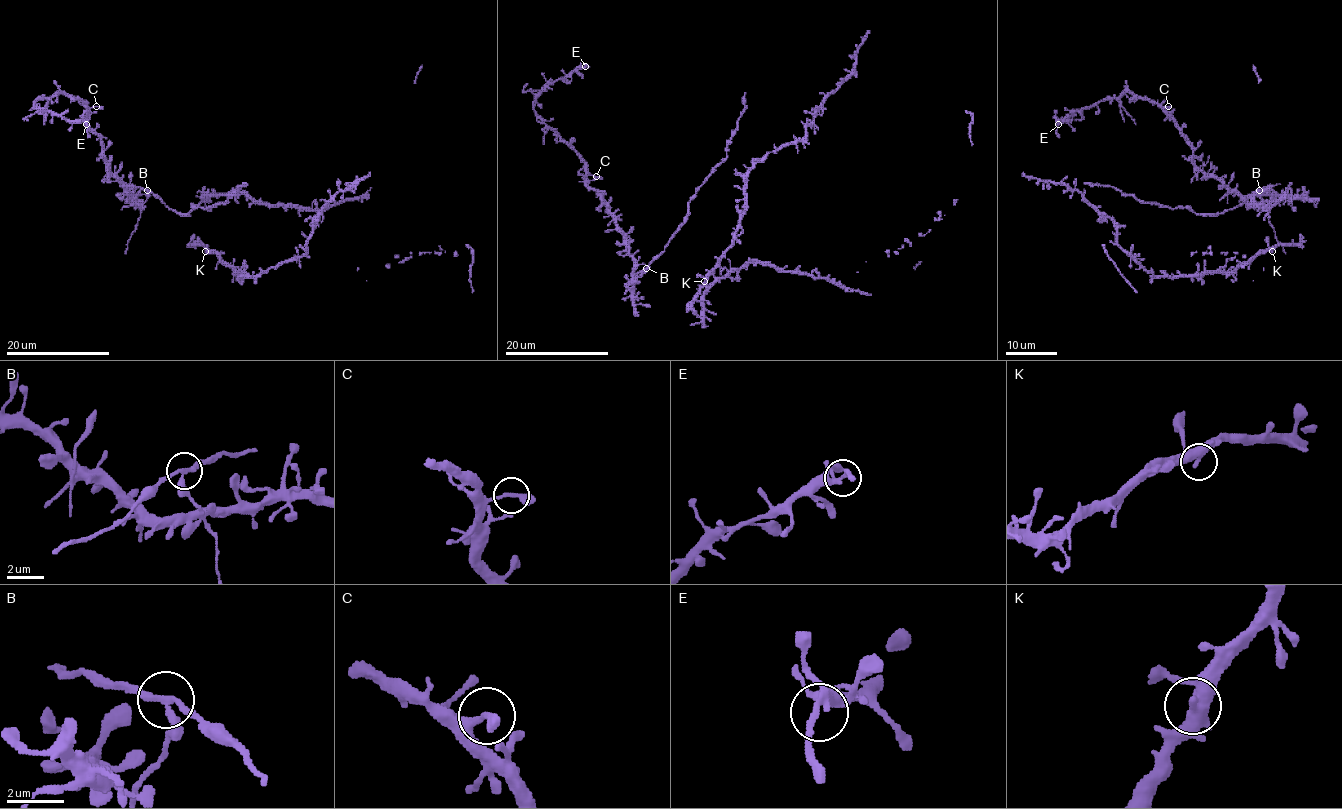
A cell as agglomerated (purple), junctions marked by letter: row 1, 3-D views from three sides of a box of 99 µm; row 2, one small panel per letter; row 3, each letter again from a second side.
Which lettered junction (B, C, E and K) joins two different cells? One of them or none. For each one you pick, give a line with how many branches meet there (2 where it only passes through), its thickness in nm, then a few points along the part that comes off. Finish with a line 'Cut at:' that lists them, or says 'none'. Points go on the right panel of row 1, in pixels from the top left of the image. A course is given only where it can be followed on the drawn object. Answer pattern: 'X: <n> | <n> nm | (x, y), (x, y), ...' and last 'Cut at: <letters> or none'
B: 3 | 220 nm | (1259, 190), (1223, 213), (1195, 213), (1182, 207), (1169, 208), (1137, 200), (1107, 185), (1084, 182)
Cut at: B

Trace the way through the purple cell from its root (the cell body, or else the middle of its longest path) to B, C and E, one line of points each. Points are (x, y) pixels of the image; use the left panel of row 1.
B: (150, 195), (136, 195), (134, 200), (144, 202), (147, 190)
C: (150, 195), (136, 195), (134, 203), (109, 171), (103, 141), (87, 124), (87, 111), (96, 106)
E: (150, 195), (136, 195), (134, 203), (109, 171), (83, 102), (60, 92), (34, 101), (86, 124)

